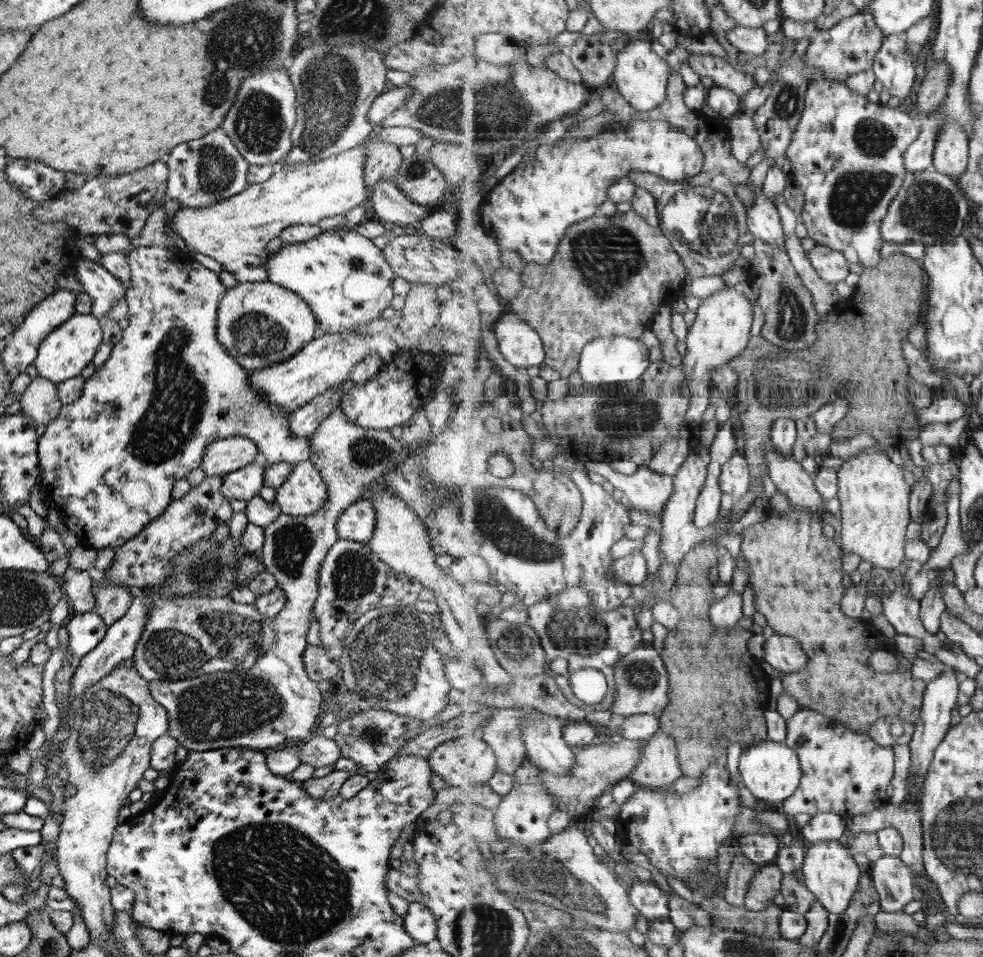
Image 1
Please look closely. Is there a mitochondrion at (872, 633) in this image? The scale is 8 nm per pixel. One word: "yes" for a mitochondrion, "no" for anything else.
no

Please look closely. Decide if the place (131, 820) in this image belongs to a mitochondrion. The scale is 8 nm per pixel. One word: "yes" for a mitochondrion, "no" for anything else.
no

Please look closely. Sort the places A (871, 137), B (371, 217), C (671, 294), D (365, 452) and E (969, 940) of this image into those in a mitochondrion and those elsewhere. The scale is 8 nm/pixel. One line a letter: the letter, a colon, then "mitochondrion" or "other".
A: mitochondrion
B: other
C: other
D: mitochondrion
E: other

